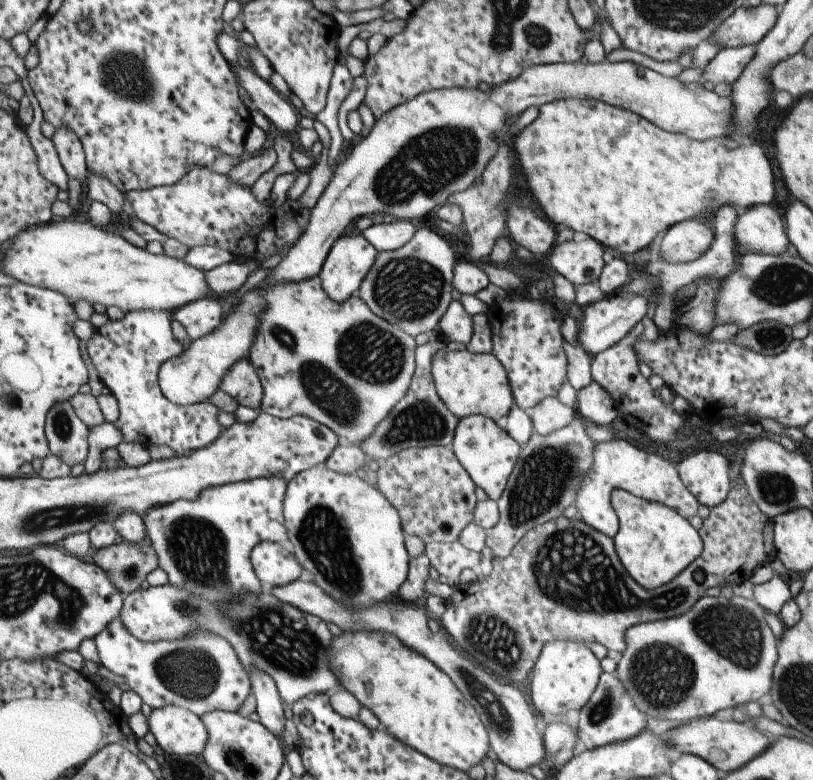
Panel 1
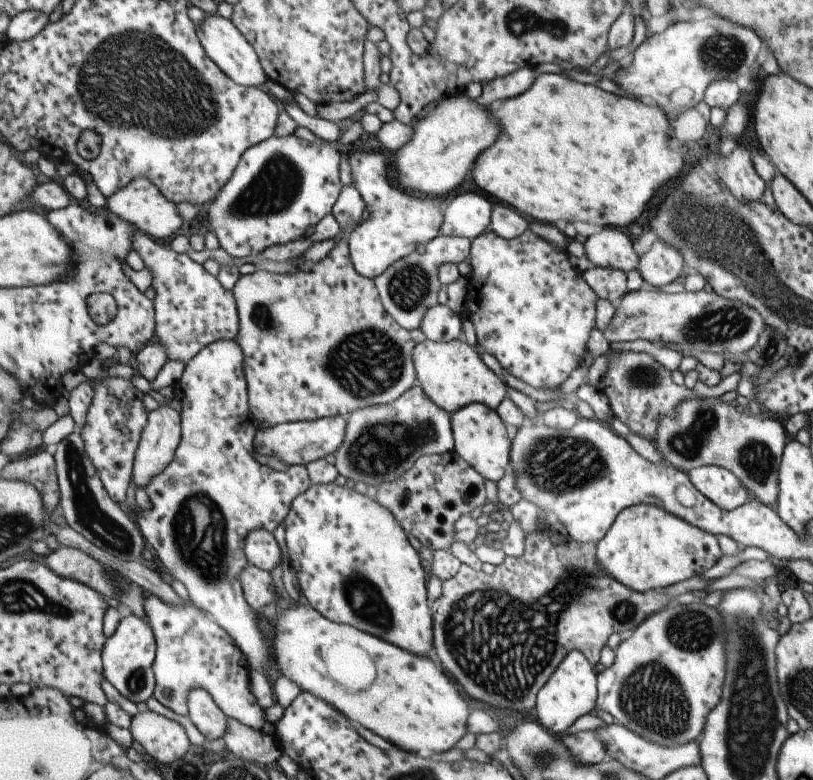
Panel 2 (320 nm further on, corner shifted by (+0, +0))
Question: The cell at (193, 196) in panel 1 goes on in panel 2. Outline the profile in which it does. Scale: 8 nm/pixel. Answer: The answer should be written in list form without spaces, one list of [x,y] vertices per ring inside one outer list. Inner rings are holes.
[[[143,177],[133,179],[129,186],[120,188],[115,195],[111,195],[107,200],[106,206],[111,212],[133,223],[139,231],[160,243],[171,239],[175,230],[183,223],[173,202],[166,198],[152,181]]]

